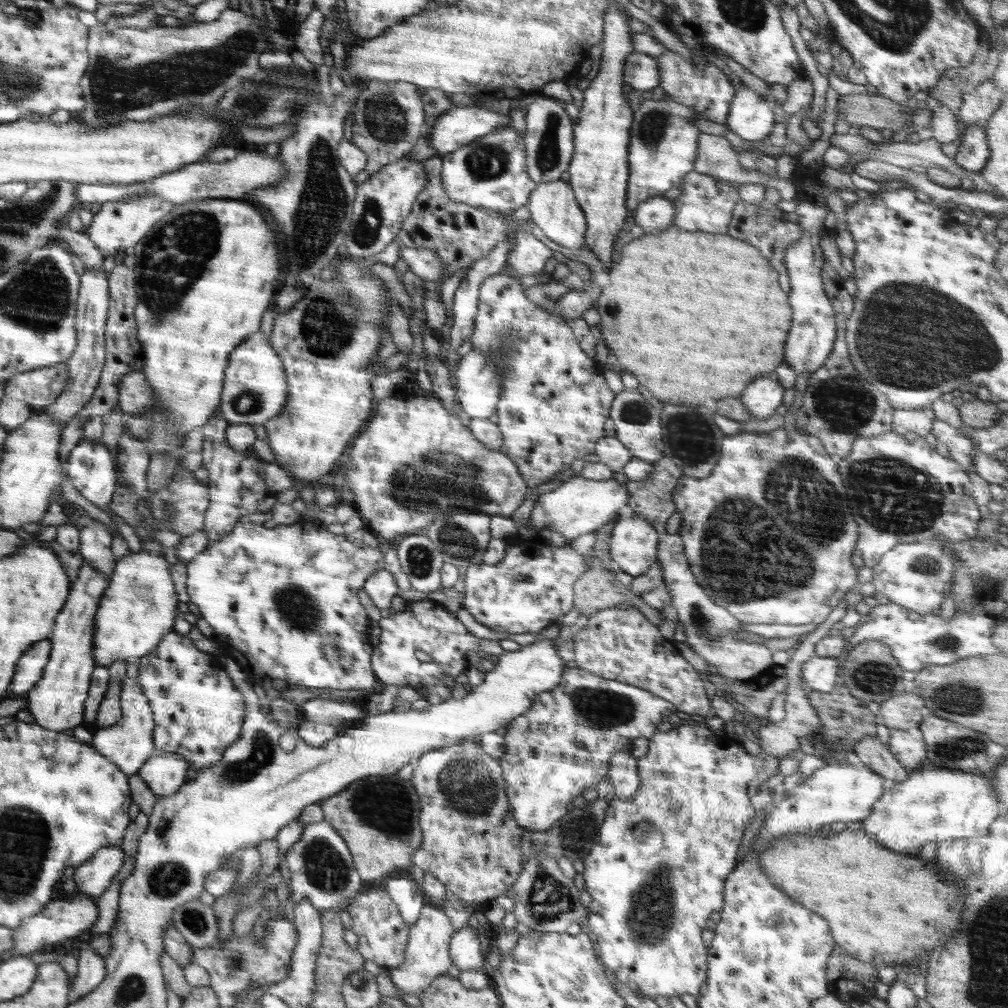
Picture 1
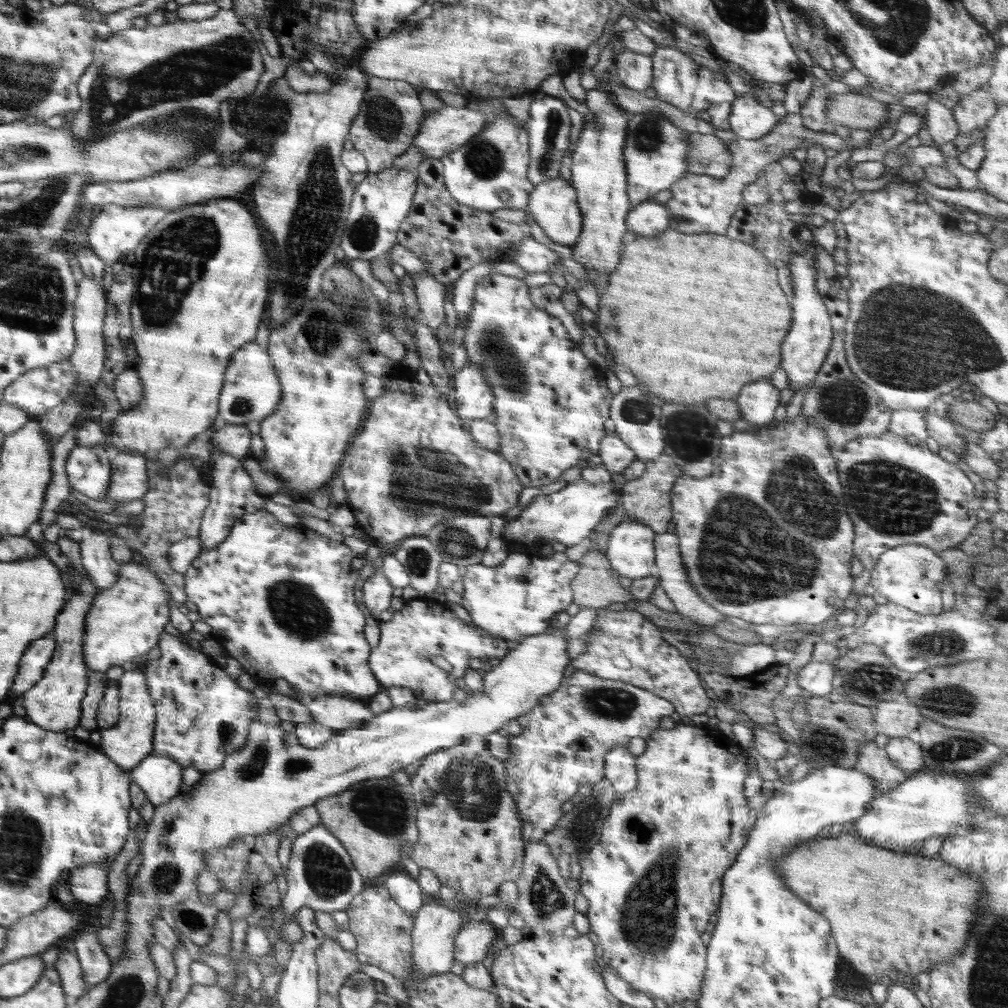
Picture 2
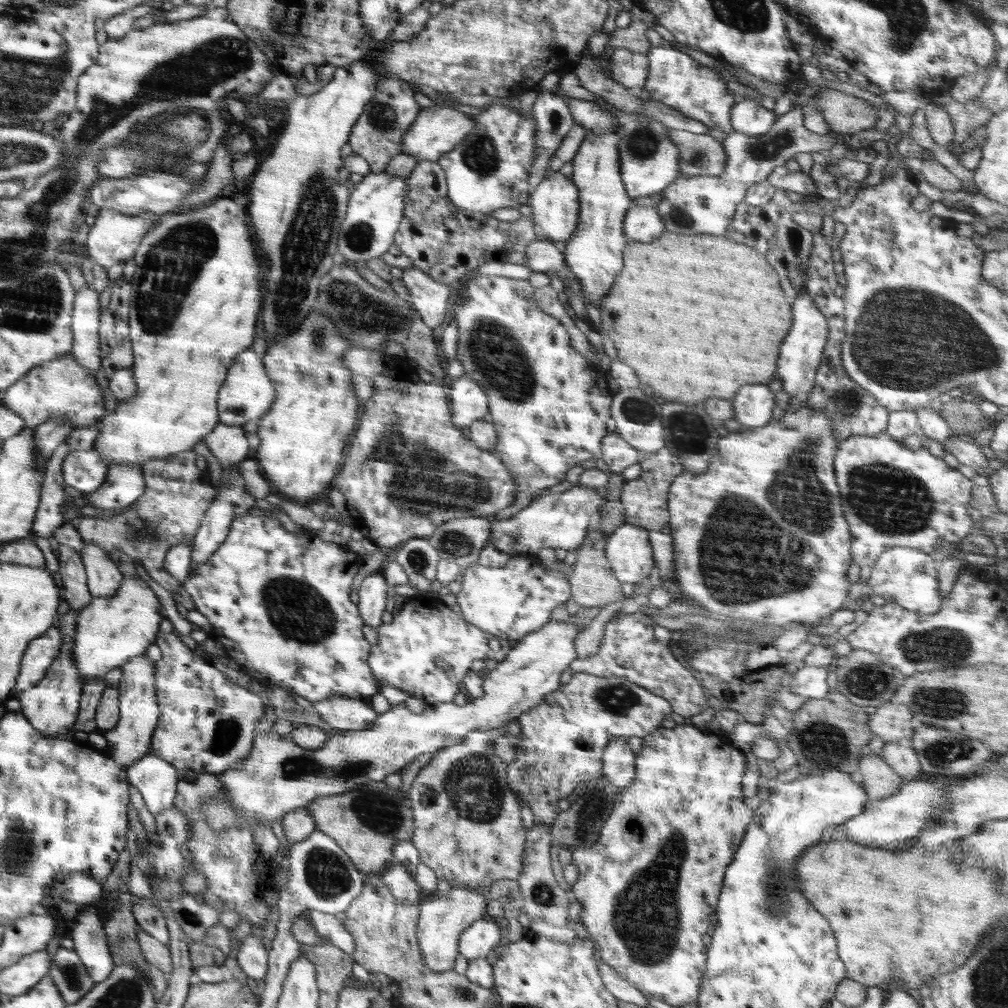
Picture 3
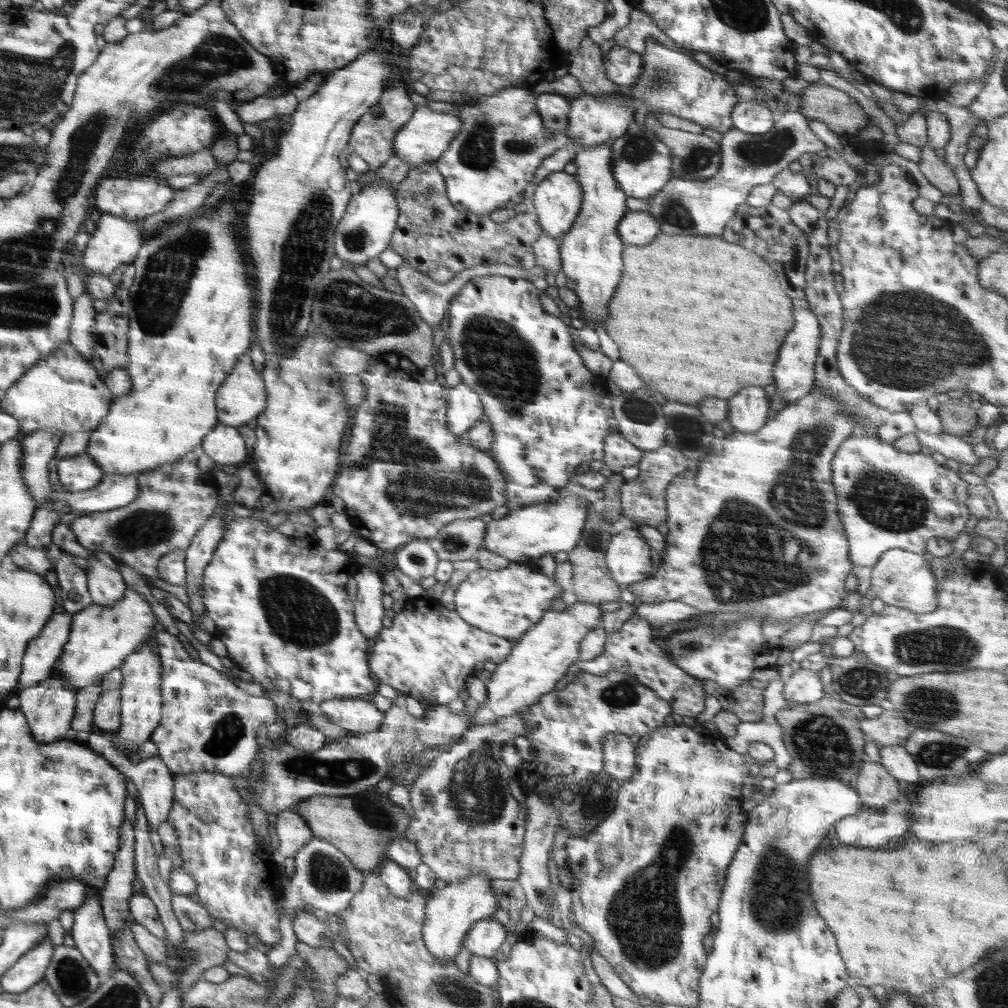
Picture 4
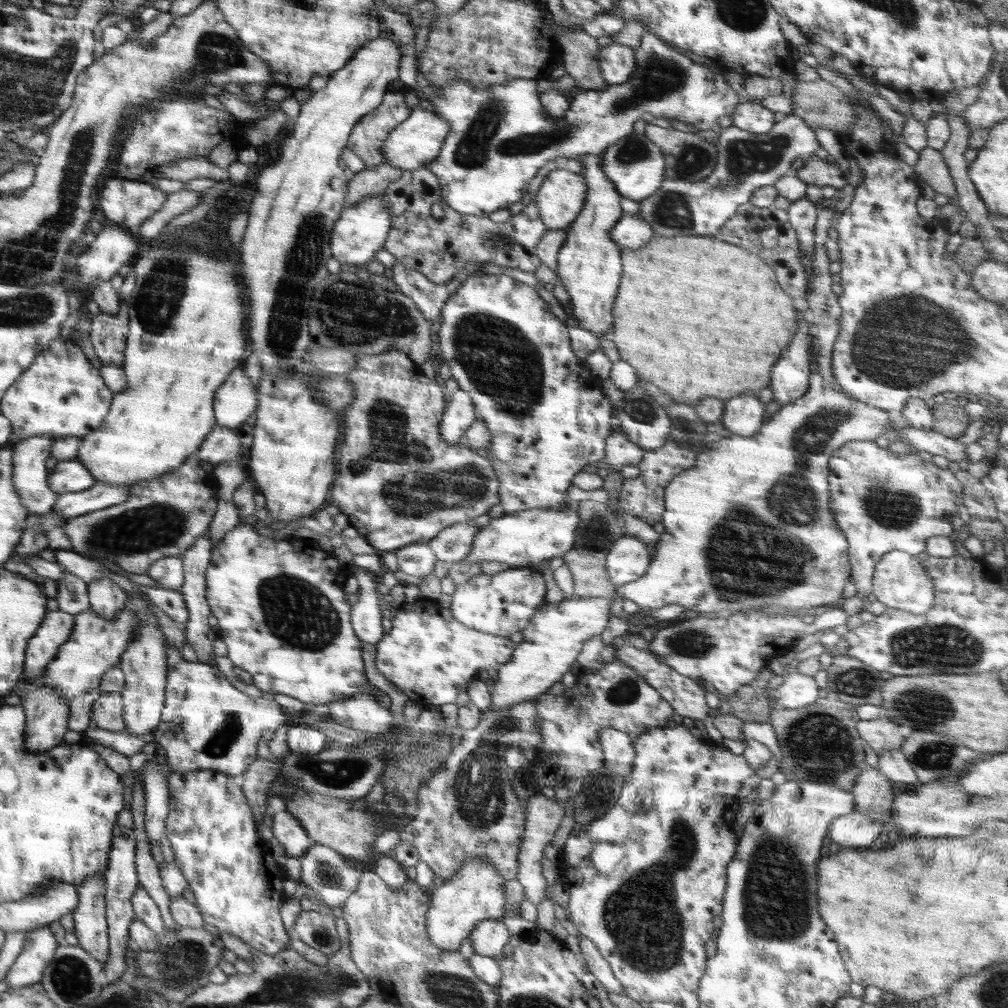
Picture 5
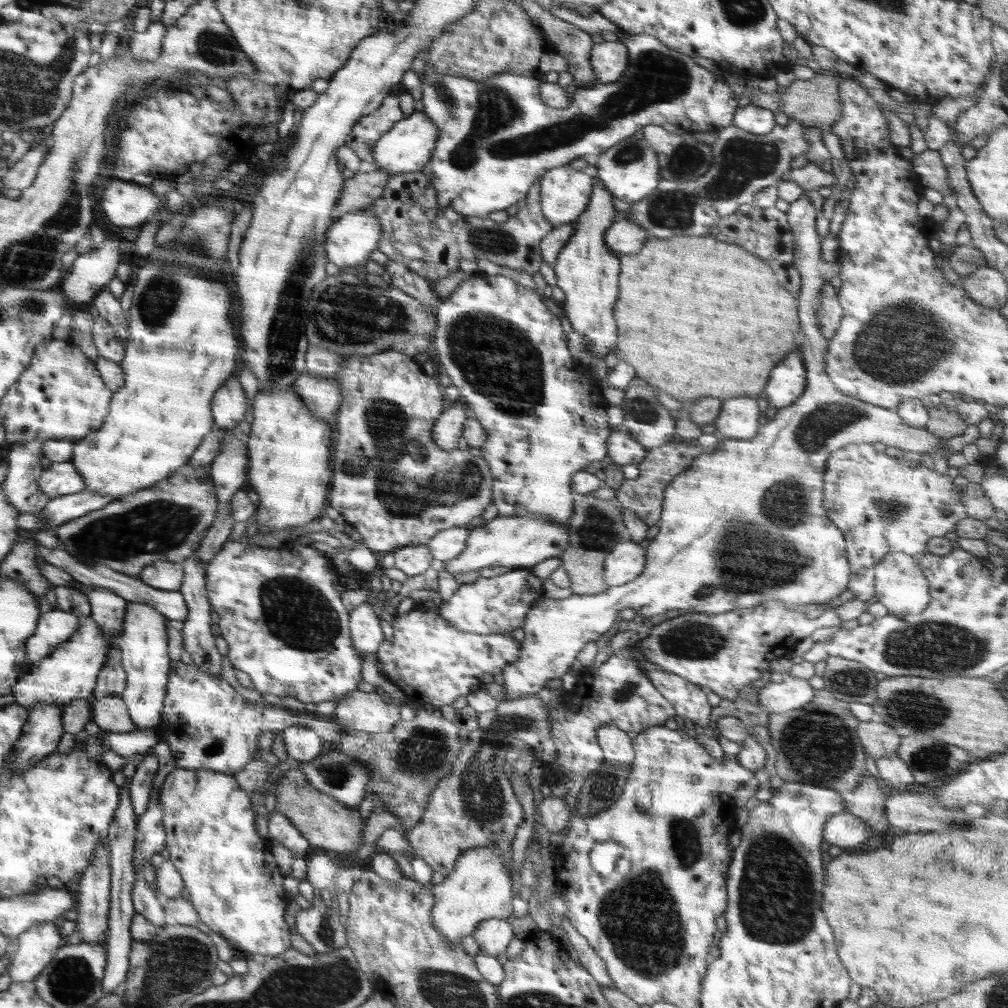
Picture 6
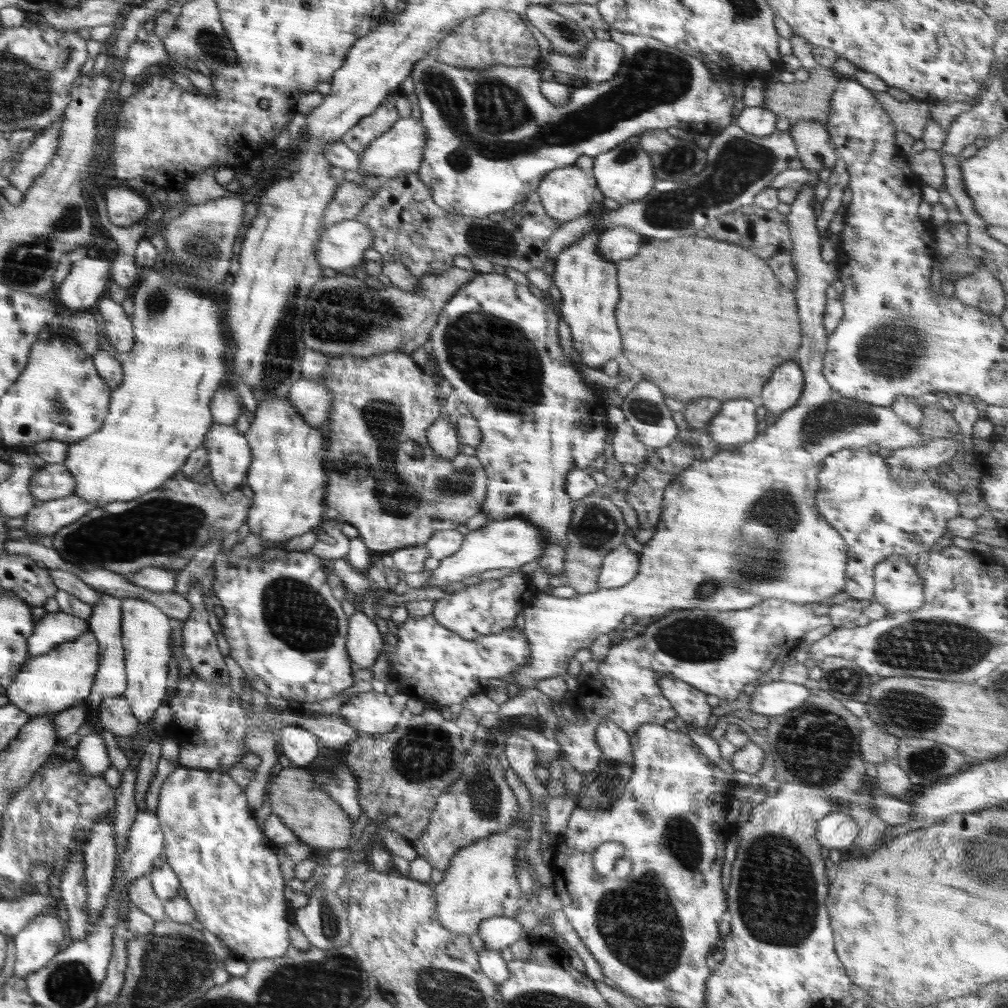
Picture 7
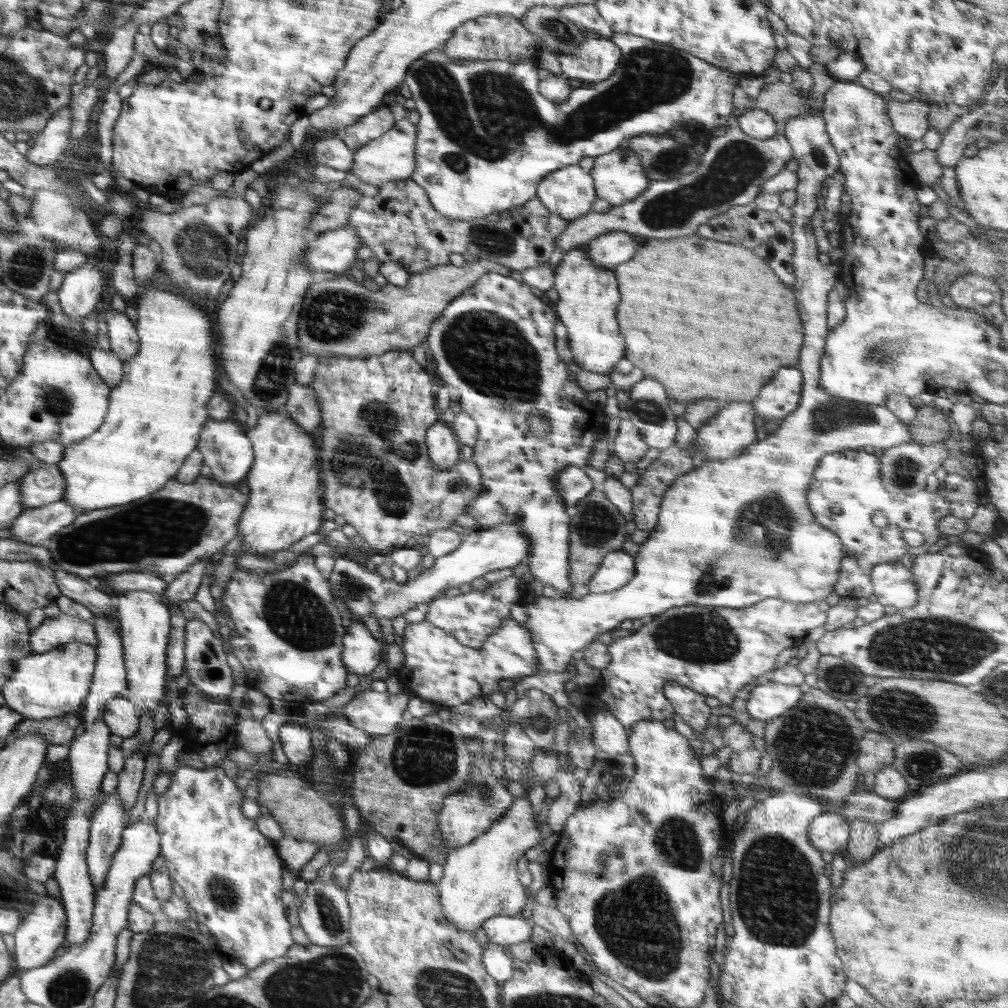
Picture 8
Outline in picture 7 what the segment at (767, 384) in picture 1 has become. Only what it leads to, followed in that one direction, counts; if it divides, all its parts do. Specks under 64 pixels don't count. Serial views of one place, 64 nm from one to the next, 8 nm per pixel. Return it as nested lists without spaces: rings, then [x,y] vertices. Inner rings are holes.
[[[737,398],[723,401],[720,412],[710,420],[708,435],[716,441],[716,450],[736,447],[758,436],[757,400]]]

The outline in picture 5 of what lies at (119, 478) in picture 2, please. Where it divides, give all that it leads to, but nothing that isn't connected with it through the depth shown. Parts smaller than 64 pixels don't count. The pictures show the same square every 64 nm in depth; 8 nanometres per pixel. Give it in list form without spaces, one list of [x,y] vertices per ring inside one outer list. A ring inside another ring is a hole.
[[[96,483],[92,488],[80,492],[69,492],[58,496],[50,511],[65,518],[79,517],[95,510],[124,504],[130,494],[130,485],[116,487],[110,483]]]

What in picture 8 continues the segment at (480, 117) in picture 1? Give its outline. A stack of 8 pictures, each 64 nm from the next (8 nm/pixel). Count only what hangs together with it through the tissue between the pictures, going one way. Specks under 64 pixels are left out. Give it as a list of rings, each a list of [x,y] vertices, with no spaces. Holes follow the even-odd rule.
[[[408,119],[397,121],[394,127],[378,139],[372,140],[358,151],[354,151],[354,165],[348,172],[356,175],[366,184],[386,183],[392,180],[408,179],[415,170],[417,126]]]

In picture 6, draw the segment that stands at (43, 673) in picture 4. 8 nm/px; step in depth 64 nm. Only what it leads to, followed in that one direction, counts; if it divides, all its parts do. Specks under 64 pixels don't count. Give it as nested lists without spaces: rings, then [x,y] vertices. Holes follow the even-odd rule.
[[[56,608],[42,614],[37,631],[28,641],[27,656],[30,665],[40,665],[43,659],[53,655],[59,646],[72,639],[77,628],[80,628],[80,620],[72,613]]]

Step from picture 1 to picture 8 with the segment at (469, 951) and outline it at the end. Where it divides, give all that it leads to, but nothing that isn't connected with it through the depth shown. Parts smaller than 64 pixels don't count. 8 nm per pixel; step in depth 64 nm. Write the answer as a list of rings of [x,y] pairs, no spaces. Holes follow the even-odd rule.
[[[521,913],[514,916],[498,915],[483,924],[490,943],[511,947],[519,942],[531,940],[532,926]]]

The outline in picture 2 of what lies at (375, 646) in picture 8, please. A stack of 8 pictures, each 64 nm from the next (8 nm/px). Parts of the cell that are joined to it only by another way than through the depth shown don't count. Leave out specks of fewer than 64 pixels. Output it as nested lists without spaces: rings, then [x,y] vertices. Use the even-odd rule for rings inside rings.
[[[377,570],[374,576],[364,582],[362,592],[364,593],[366,612],[370,611],[378,617],[382,612],[390,609],[394,598],[394,588],[392,584],[389,584],[382,571]]]

